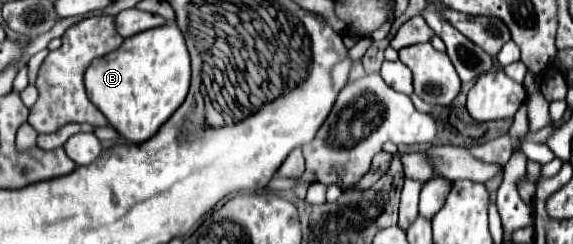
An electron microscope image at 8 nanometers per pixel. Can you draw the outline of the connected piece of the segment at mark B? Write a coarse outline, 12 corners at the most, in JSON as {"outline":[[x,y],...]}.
{"outline":[[175,23],[125,39],[85,71],[87,97],[131,143],[185,101]]}

